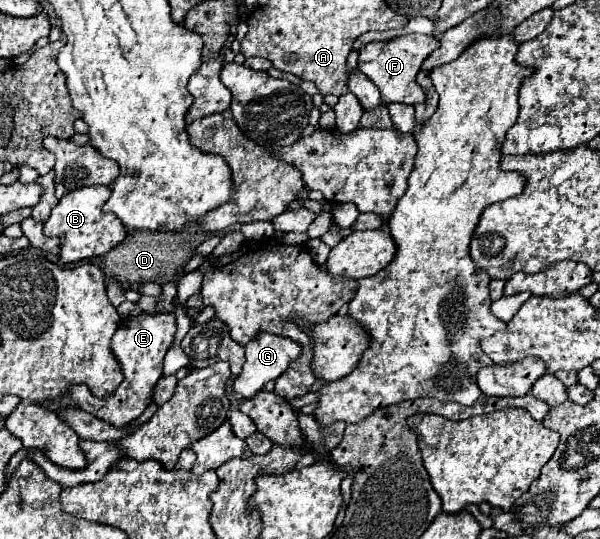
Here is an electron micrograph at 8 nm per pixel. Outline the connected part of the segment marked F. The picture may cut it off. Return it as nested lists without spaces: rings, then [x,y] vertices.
[[[424,34],[398,36],[398,38],[382,40],[382,42],[368,42],[360,48],[358,70],[378,86],[384,104],[402,102],[402,104],[414,106],[414,104],[424,102],[424,98],[426,98],[426,92],[416,82],[416,74],[418,74],[422,62],[428,58],[428,54],[436,48],[440,48],[440,42],[434,36],[424,36]]]

